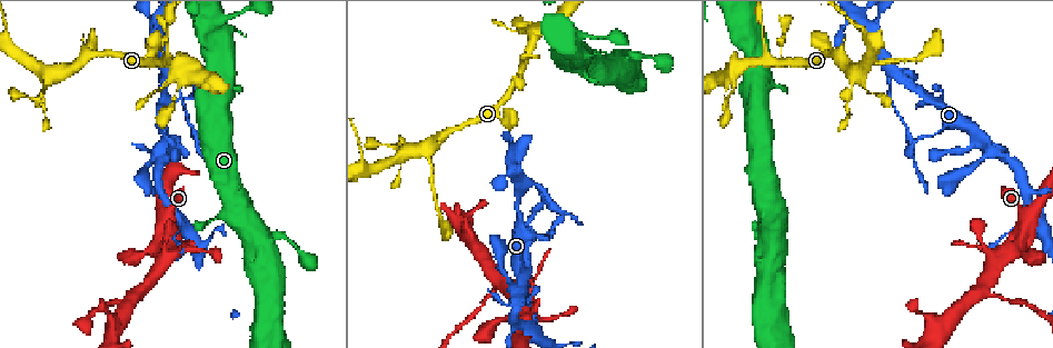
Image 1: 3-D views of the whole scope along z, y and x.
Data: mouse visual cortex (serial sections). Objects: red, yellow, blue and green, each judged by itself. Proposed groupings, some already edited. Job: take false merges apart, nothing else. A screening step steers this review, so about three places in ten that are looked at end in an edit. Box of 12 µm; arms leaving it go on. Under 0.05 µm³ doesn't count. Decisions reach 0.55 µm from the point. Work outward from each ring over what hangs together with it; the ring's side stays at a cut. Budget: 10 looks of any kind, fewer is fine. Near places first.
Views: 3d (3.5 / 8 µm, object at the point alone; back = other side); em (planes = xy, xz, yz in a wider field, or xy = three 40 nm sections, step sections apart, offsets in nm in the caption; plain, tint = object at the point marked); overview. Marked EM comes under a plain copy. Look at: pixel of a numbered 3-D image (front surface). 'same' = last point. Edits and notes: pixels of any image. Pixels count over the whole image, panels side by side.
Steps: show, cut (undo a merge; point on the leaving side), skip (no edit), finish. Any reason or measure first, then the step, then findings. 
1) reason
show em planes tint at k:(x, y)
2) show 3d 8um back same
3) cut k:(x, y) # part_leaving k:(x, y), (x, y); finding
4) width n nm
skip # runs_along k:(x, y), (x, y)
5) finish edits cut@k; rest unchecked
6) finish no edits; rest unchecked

thick turns thin
show em planes tint at 1:(526, 185)

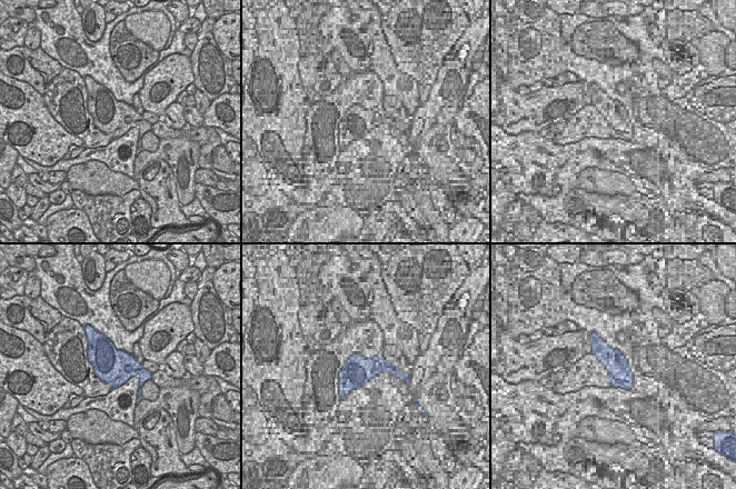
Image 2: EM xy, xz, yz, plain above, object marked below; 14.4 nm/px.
see where the arms go
show 3d 3.5um same

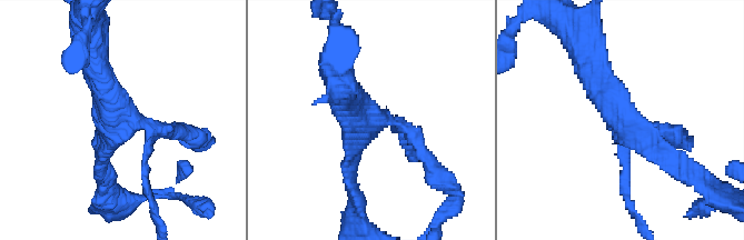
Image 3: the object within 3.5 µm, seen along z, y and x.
width 500 nm
cut 3:(624, 188) # part_leaving 3:(624, 151), (630, 209), (644, 230); two cells meet here

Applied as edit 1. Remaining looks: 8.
show overview

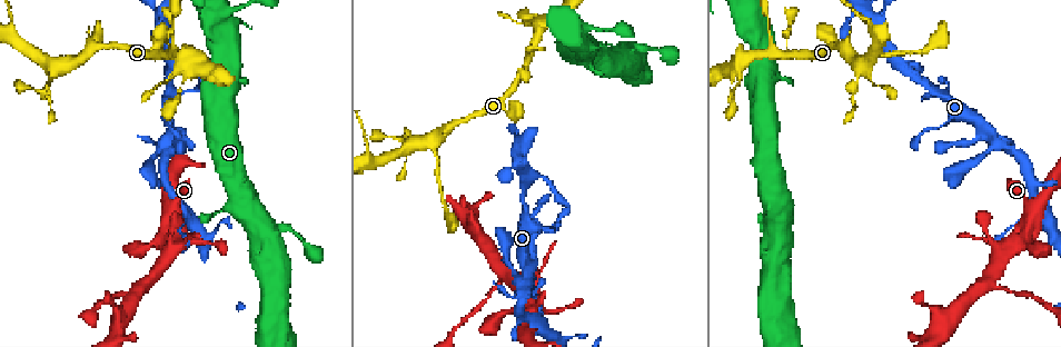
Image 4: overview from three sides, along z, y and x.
sudden change in width
show 3d 8um back at 4:(170, 53)

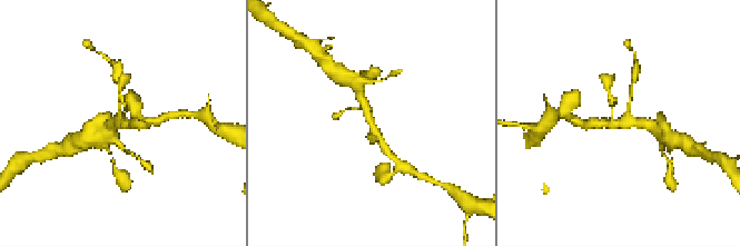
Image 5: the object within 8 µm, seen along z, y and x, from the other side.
show 3d 3.5um back at 5:(623, 124)

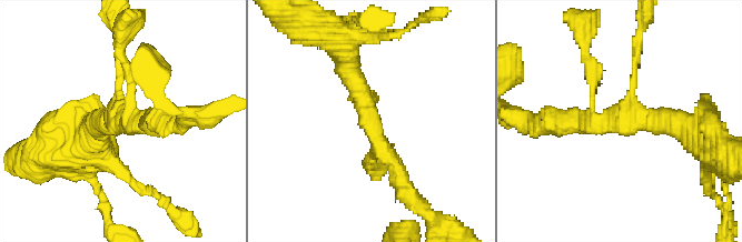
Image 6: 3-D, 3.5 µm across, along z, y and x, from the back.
arms 4
skip # runs_along 6:(405, 187), (367, 122), (347, 59); continuous, no second cell

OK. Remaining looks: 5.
thick turns thin
show 3d 8um at 4:(220, 13)

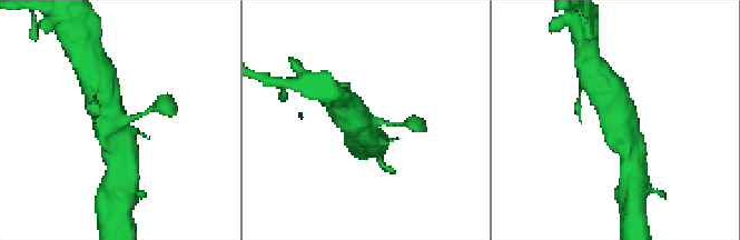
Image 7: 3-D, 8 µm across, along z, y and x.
zoom in
show 3d 3.5um at 7:(114, 124)

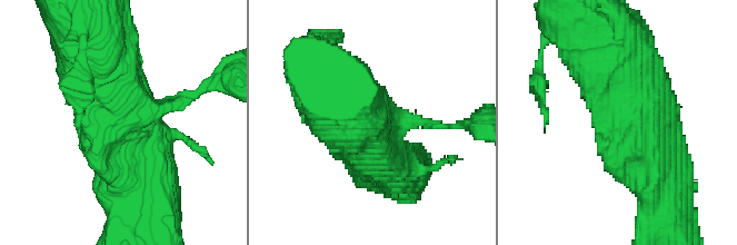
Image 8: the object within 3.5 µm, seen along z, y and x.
show em planes tint at 8:(124, 116)

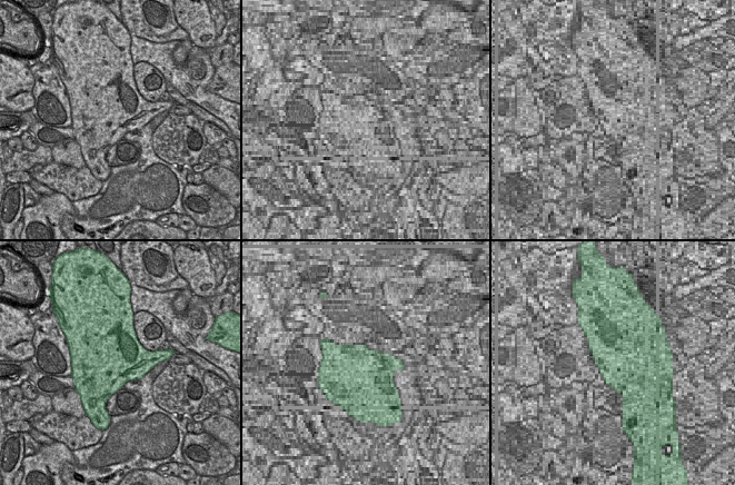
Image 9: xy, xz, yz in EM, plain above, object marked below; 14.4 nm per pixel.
skip # runs_along 8:(670, 201), (665, 153), (616, 77); one cell here

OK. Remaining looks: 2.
three arms meet
show 3d 3.5um at 4:(176, 197)

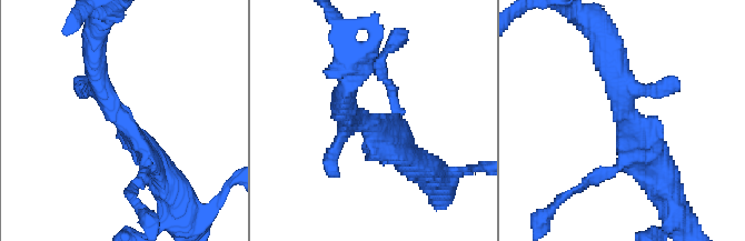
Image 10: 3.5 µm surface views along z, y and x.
arms 3; arm_widths 150, 300, 400 nm
show em xy step 1 tint at 10:(377, 135)

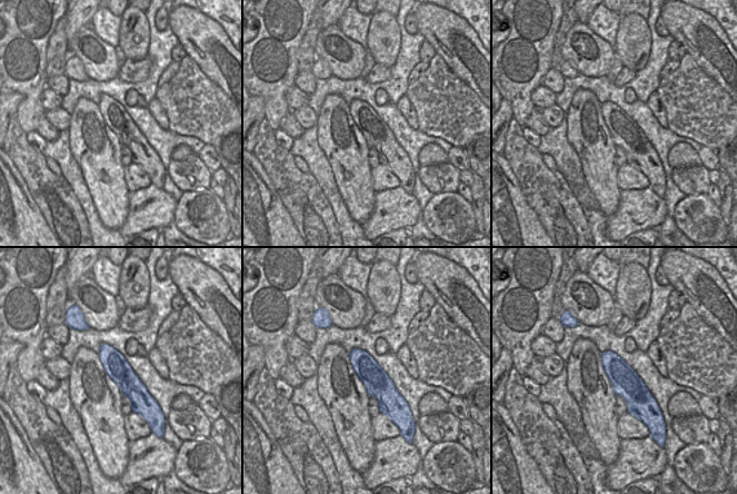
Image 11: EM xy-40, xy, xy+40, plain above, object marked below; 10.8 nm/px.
skip # runs_along 11:(103, 346), (147, 409); all the same cell

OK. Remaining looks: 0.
finish edits cut@3; rest unchecked

